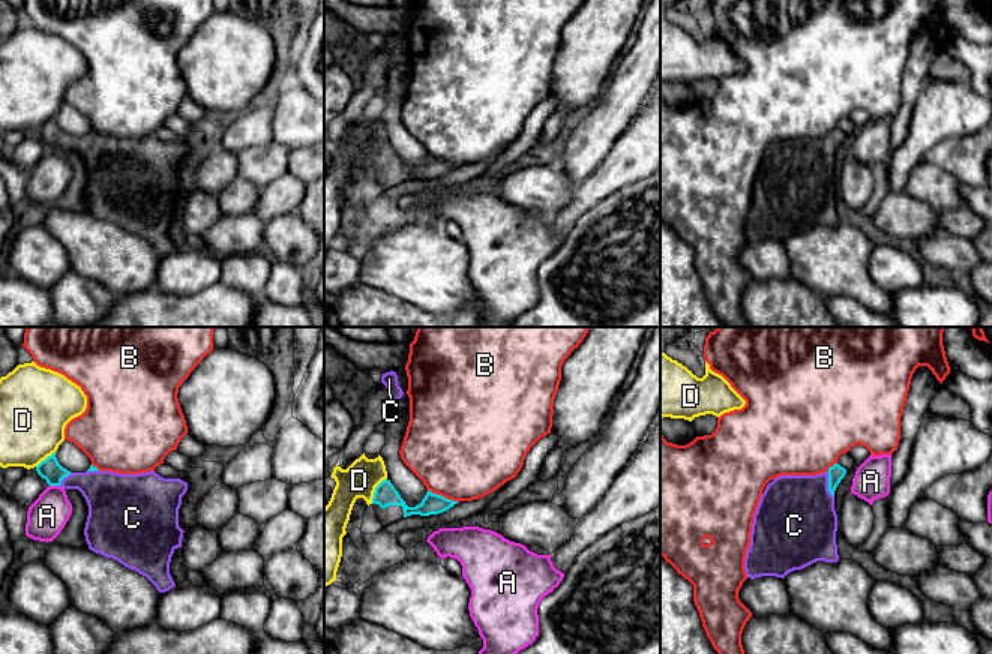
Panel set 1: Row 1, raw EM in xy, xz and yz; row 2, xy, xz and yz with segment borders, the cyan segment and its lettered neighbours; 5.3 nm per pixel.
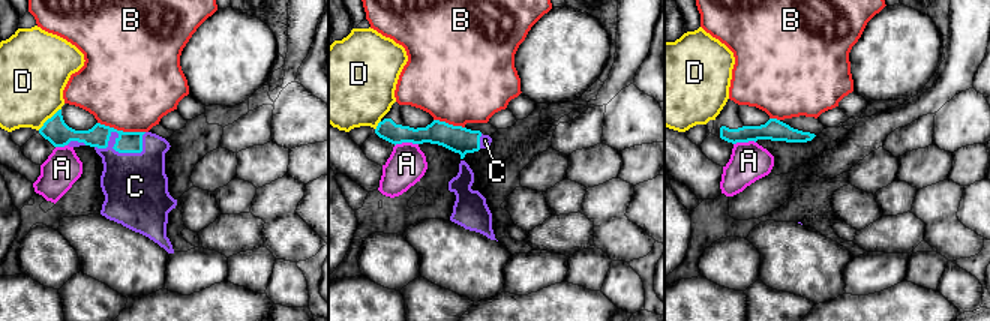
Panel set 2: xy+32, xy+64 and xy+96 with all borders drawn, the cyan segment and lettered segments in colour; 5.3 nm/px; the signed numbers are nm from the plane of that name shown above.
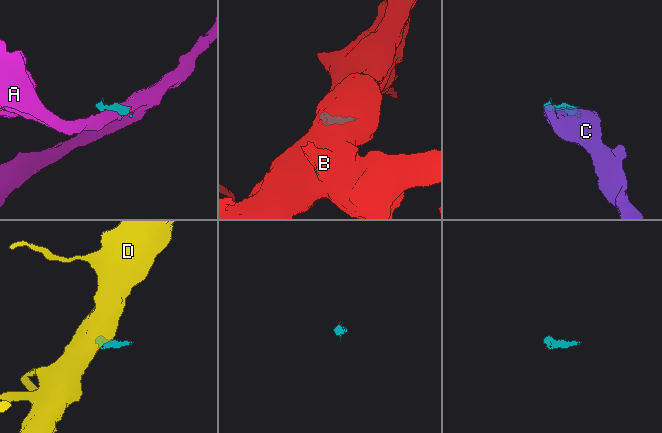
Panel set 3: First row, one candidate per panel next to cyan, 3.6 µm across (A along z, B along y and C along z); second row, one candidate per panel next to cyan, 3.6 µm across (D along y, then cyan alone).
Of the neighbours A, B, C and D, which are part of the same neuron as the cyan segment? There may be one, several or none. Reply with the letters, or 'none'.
C

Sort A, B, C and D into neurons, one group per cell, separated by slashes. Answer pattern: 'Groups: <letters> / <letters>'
Groups: A / B / C / D

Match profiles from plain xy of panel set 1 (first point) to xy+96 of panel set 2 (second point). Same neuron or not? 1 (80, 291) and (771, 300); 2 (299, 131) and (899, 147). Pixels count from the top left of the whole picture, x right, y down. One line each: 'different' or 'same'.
1: same
2: different

